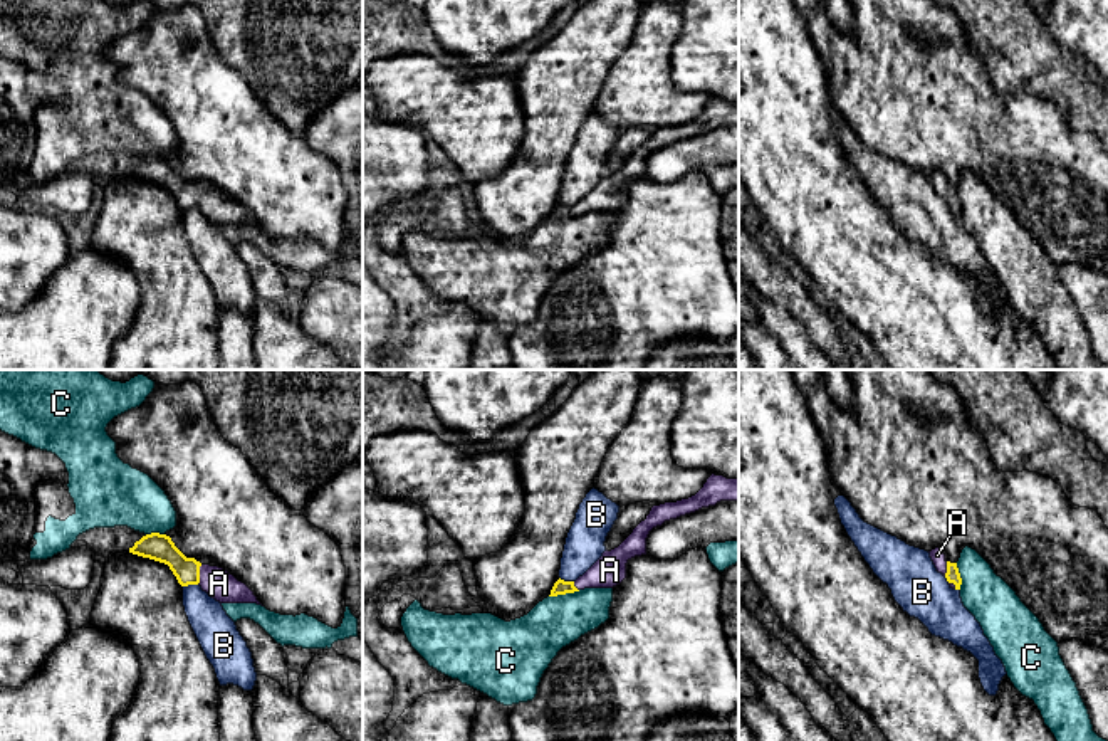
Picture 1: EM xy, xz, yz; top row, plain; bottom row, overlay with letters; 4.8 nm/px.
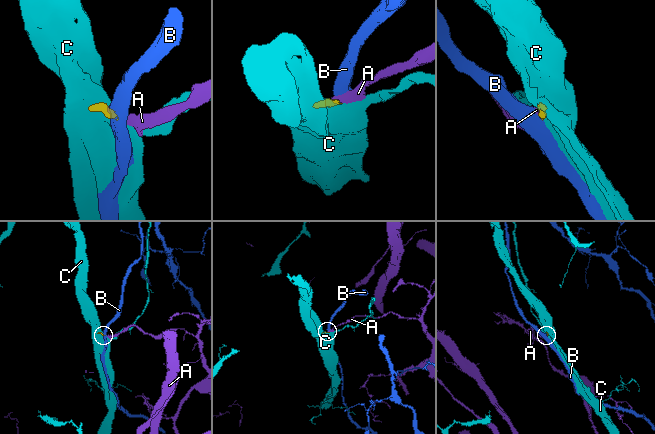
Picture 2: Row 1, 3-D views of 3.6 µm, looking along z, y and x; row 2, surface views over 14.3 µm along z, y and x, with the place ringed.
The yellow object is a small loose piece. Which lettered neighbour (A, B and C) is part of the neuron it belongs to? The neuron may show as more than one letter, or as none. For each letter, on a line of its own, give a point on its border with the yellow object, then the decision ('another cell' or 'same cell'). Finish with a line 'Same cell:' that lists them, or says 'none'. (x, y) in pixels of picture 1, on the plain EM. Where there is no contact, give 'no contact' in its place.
A: xy (198, 199) | same cell
B: xy (190, 207) | another cell
C: xz (564, 217) | another cell
Same cell: A

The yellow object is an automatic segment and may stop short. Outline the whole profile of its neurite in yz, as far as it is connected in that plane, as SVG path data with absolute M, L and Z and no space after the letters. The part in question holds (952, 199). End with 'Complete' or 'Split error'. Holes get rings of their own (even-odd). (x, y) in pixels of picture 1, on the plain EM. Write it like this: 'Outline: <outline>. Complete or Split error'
Outline: M935 171L935 173L928 175L928 176L930 176L930 181L932 181L937 195L942 197L947 202L950 212L960 213L962 202L960 202L957 187L947 185L945 178L943 178L943 175L940 171Z. Split error

